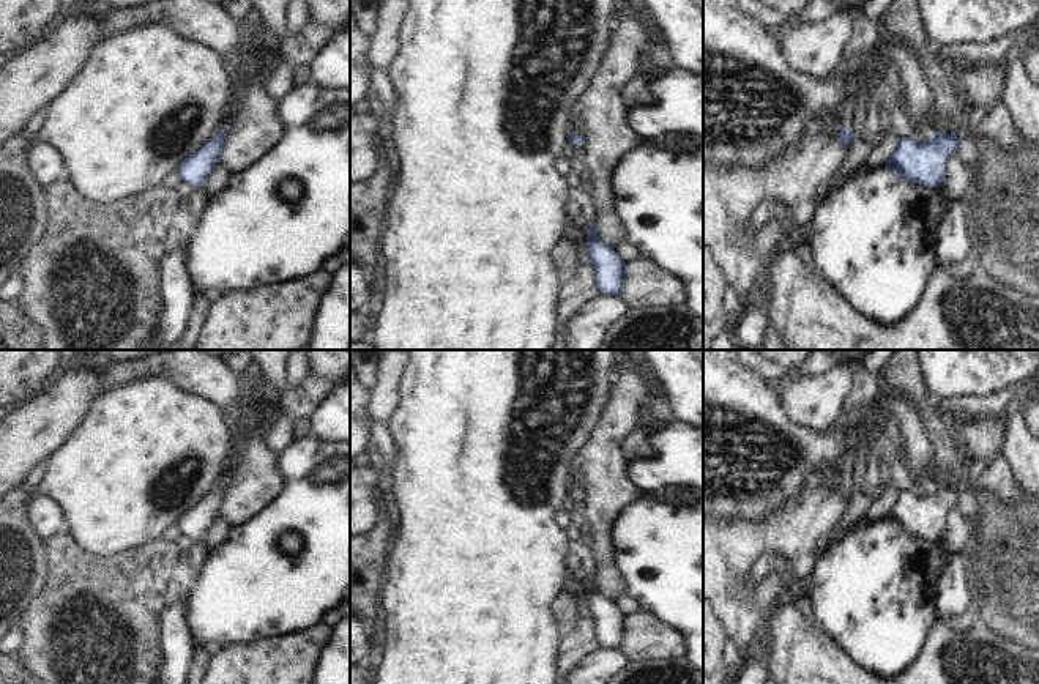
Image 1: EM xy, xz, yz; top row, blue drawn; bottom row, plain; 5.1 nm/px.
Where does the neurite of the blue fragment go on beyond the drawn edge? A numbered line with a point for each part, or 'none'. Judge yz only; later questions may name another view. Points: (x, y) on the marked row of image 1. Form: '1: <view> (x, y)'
1: yz (847, 112)

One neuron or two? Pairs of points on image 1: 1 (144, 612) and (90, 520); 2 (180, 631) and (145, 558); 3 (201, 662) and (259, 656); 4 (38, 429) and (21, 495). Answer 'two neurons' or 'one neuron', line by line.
1: two neurons
2: two neurons
3: two neurons
4: two neurons

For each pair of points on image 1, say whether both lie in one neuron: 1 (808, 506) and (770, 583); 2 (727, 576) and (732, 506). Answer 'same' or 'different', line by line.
1: same
2: different

